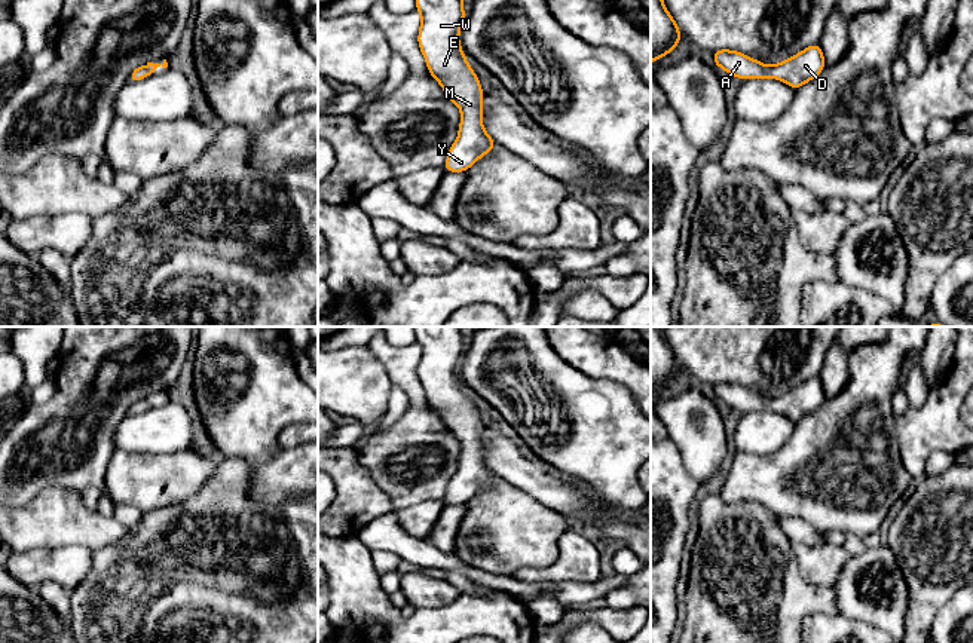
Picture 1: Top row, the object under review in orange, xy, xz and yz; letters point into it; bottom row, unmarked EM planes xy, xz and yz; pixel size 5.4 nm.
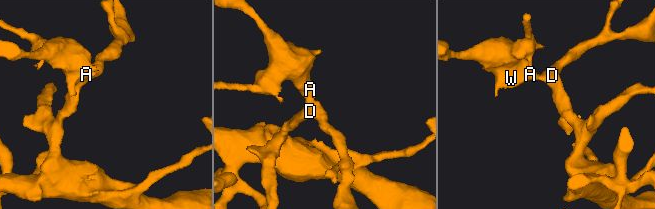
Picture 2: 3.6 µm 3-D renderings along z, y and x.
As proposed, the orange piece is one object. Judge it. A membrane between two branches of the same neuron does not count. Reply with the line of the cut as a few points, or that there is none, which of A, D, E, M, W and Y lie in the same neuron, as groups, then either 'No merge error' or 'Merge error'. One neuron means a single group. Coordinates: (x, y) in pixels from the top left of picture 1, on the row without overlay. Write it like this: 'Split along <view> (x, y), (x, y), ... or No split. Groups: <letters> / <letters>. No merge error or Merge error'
No split. Groups: A D E M W Y. No merge error

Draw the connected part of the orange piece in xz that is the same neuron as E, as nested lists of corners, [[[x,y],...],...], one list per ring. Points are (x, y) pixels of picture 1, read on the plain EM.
[[[414,327],[416,343],[420,346],[417,377],[426,401],[462,445],[459,466],[449,481],[444,505],[466,505],[475,493],[498,478],[484,463],[484,423],[459,376],[466,349],[462,330],[463,327]]]

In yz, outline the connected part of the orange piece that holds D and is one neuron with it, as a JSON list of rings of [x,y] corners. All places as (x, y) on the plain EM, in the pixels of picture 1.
[[[820,376],[810,377],[786,394],[769,398],[731,382],[717,382],[712,388],[713,398],[740,413],[771,410],[787,416],[793,423],[816,411],[826,401]]]

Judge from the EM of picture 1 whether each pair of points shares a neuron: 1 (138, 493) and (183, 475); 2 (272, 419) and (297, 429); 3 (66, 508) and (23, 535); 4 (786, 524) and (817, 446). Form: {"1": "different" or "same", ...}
{"1": "same", "2": "different", "3": "same", "4": "different"}

